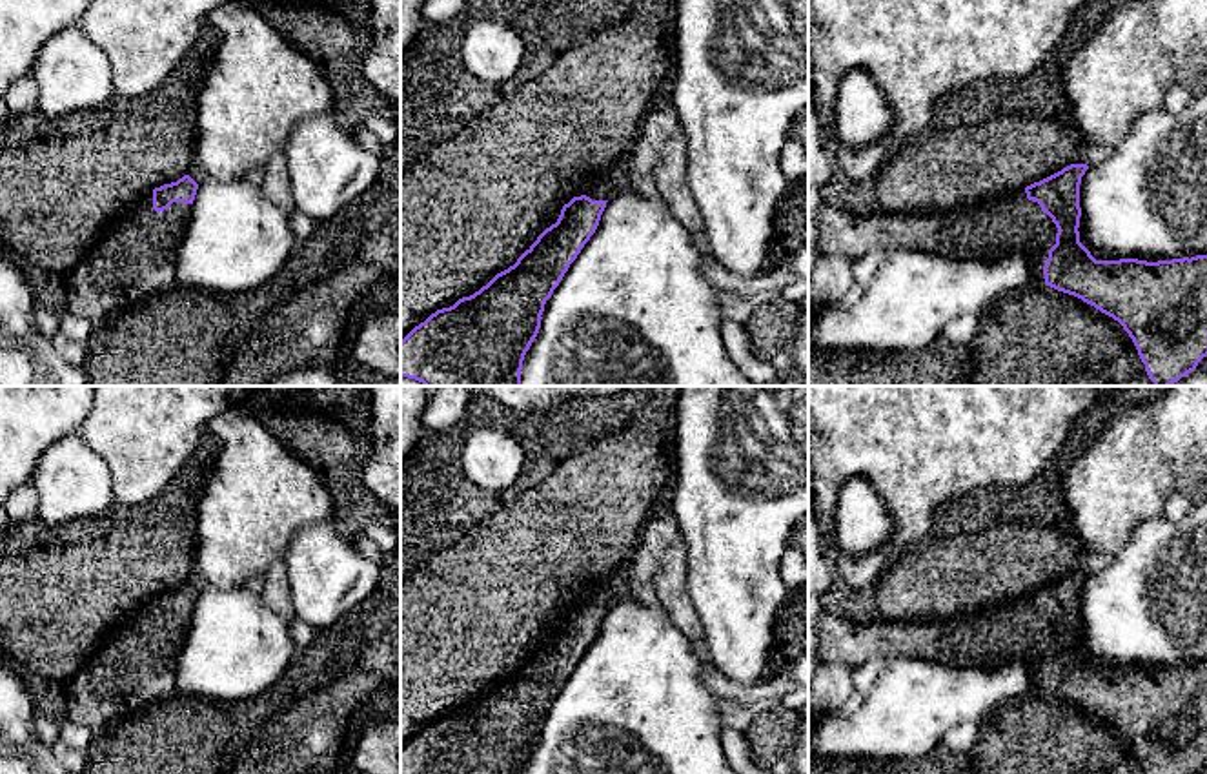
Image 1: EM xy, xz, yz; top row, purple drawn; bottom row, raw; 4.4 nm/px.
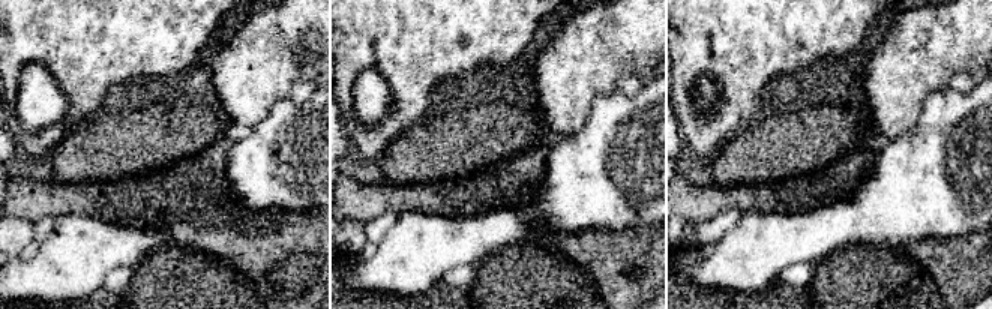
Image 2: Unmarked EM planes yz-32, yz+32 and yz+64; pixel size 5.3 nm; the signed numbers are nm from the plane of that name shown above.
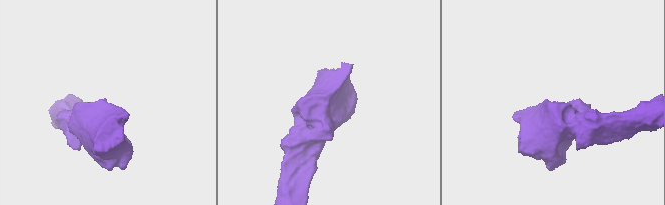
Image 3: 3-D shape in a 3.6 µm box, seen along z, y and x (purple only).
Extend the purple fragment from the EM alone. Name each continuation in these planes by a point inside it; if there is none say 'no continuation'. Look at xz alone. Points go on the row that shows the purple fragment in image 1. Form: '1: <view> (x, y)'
1: xz (599, 190)

